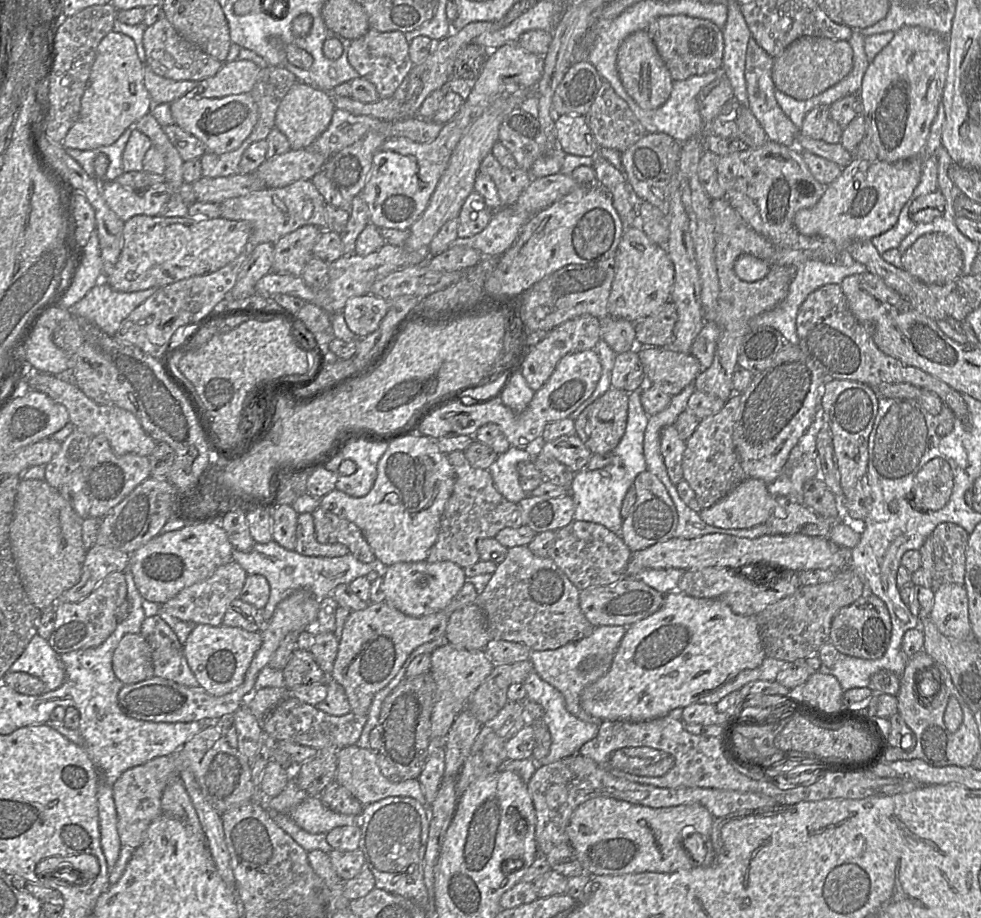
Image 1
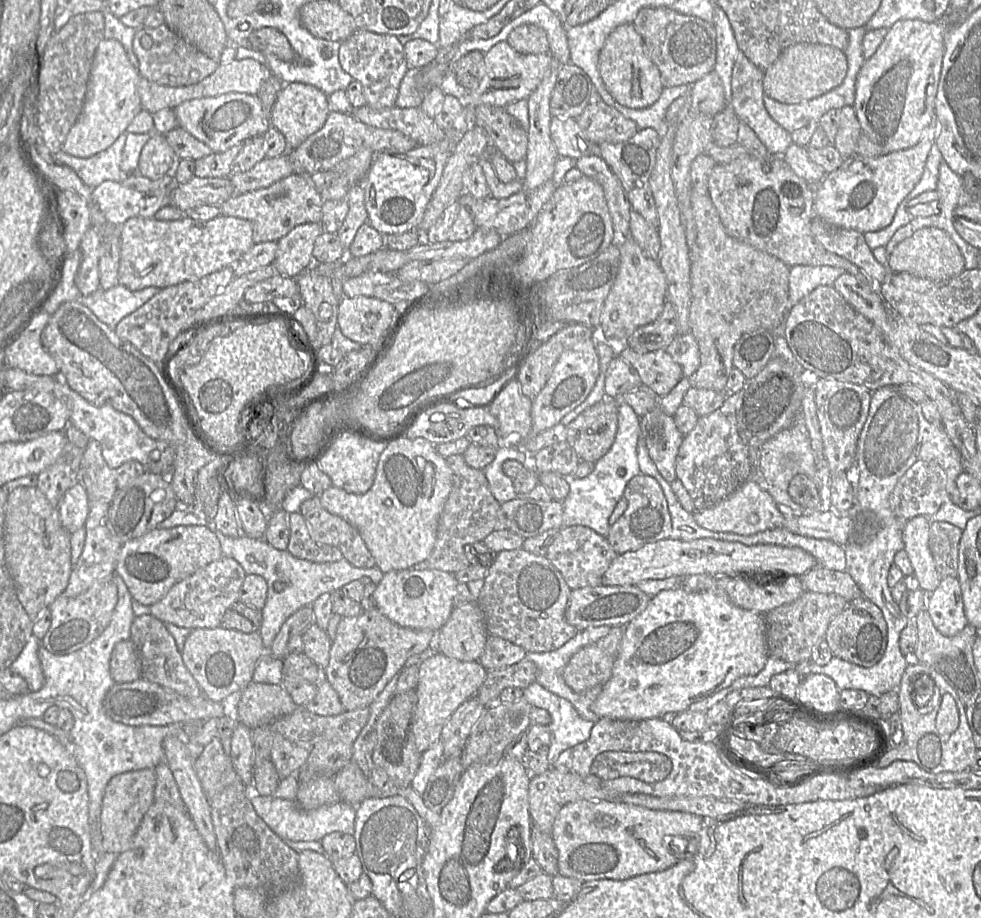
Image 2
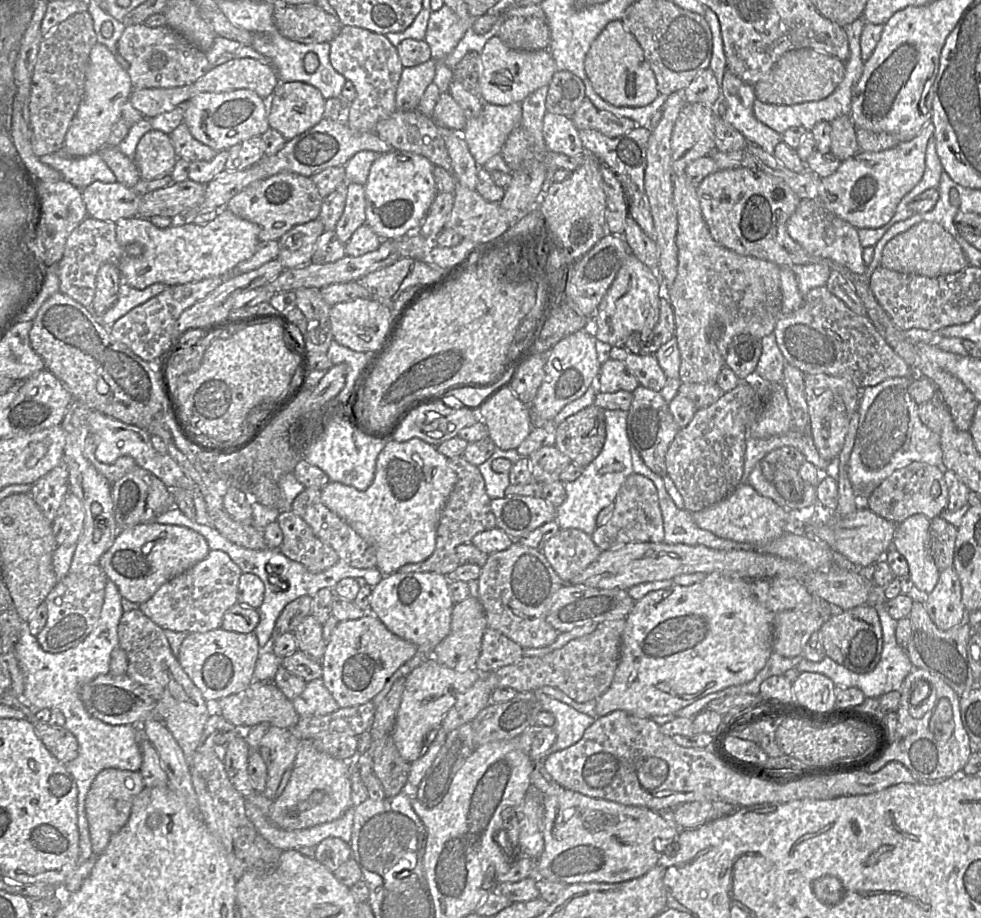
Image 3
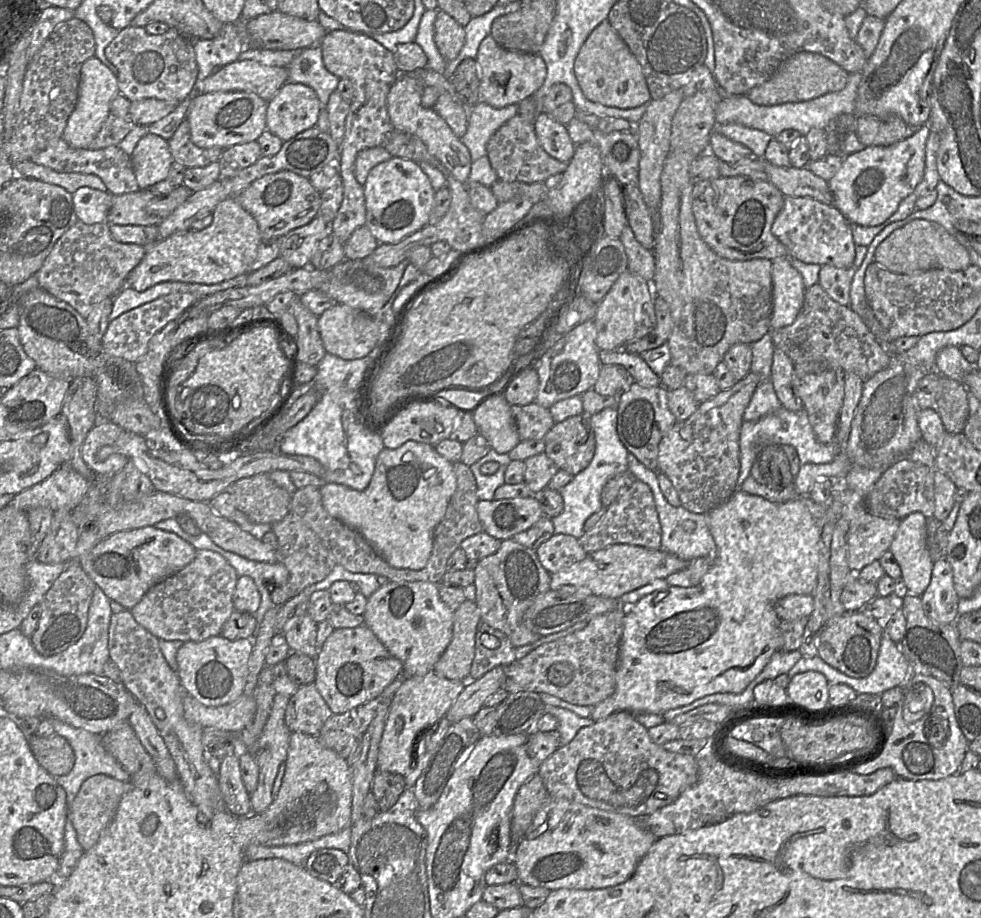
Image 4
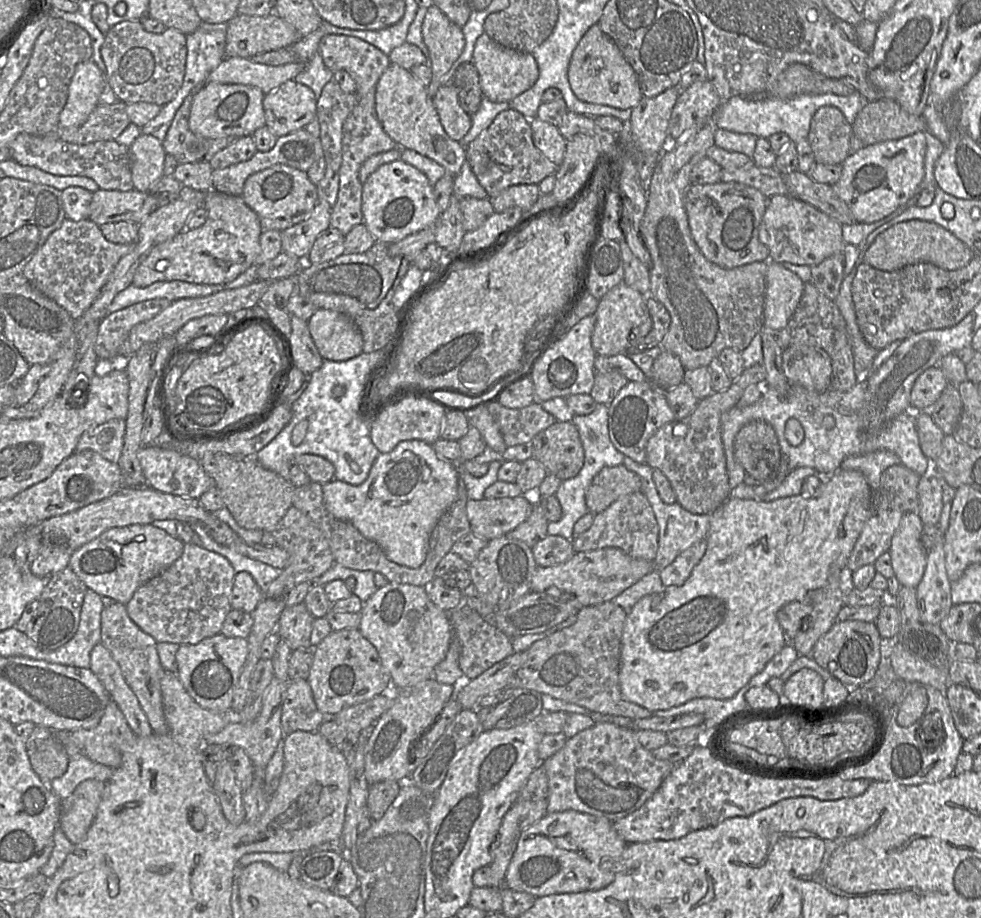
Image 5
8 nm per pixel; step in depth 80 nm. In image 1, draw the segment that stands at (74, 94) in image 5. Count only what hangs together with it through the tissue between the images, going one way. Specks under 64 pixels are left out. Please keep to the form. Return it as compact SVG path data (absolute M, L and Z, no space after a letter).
M111 30L99 43L82 101L79 116L66 134L62 145L65 149L92 150L113 144L123 132L141 117L150 113L154 104L144 85L144 65L137 55L134 40Z

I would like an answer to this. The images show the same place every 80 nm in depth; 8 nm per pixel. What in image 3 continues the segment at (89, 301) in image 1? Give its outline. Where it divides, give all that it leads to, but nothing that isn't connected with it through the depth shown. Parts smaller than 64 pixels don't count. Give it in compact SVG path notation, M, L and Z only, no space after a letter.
M121 282L116 302L99 317L102 324L105 326L112 326L130 310L157 296L168 287L170 286L163 283L155 283L143 290L139 290Z

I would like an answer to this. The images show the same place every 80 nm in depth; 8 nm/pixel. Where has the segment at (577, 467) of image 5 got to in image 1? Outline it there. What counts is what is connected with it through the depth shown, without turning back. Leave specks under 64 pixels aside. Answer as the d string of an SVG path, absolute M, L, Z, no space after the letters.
M610 387L575 420L574 433L592 454L612 452L620 442L627 425L629 394Z

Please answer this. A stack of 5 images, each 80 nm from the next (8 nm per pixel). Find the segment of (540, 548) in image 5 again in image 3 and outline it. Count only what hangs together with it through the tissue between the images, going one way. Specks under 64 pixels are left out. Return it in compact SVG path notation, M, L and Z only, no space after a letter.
M575 528L560 529L542 549L543 555L565 584L571 583L575 576L596 561L601 552L591 535Z

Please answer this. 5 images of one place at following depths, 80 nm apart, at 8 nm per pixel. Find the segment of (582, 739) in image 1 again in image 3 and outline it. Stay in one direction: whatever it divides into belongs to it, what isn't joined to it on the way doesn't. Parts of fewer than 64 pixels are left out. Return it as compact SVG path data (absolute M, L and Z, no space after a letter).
M540 690L535 692L543 711L550 712L555 717L553 729L557 738L550 753L560 751L577 743L585 730L594 722L594 718L580 713L573 707L556 700Z

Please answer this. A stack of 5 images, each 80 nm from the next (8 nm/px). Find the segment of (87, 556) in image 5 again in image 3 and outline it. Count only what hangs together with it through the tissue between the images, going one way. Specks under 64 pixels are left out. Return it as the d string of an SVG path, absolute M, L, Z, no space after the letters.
M151 521L121 530L113 545L101 556L98 565L108 579L115 583L124 599L142 604L149 600L164 583L205 559L210 550L205 537L190 528Z

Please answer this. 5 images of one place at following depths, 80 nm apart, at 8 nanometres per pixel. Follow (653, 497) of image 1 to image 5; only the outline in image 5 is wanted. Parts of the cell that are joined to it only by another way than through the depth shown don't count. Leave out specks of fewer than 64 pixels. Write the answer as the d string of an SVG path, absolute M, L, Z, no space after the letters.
M642 491L627 494L613 502L594 517L592 526L571 539L577 552L599 550L607 547L619 548L631 557L654 561L659 538L659 526L654 511Z

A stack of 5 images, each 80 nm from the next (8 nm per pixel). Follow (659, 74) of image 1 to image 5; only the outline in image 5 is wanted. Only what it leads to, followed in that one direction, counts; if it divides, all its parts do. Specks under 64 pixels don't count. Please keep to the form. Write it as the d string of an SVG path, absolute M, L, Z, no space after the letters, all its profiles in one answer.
M598 24L589 28L574 49L568 68L568 80L575 96L589 103L624 110L632 109L644 97L636 72Z

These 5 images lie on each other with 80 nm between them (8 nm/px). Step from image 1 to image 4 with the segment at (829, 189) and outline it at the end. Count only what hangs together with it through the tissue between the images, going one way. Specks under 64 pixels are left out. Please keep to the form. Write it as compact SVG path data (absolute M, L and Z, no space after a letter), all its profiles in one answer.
M923 125L917 128L916 132L909 138L895 143L890 146L874 146L874 147L865 147L862 151L853 153L851 155L845 156L842 161L842 166L839 171L828 181L829 188L833 195L832 205L837 208L850 223L862 225L862 226L878 226L884 223L890 216L892 216L895 211L898 209L899 204L910 195L917 185L922 181L925 174L925 153L926 153L926 144L928 137L931 133L931 128L929 125Z

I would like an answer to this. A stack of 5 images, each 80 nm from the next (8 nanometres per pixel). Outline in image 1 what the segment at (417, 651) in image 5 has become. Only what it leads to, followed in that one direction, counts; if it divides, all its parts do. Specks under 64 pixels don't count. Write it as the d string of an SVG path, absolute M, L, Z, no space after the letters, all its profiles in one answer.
M450 561L399 562L388 567L381 590L385 601L400 612L421 617L444 609L468 581L464 569Z

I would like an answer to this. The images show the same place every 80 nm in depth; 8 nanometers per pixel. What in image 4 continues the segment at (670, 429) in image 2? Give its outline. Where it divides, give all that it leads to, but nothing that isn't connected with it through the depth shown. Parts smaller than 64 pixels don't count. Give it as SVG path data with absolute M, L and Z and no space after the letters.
M635 382L620 396L616 409L617 434L625 448L647 468L658 471L659 443L677 422L668 407L667 389L663 386L643 387Z

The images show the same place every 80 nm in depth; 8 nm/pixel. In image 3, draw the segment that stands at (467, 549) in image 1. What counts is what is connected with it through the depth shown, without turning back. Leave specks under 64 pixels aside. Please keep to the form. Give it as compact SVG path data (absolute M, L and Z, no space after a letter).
M463 456L448 460L449 467L457 474L457 483L448 497L438 523L435 550L423 562L400 567L397 571L399 573L433 572L446 576L460 566L456 555L459 545L471 543L476 534L496 528L495 516L490 507L491 498L486 492L485 481L478 467L469 463Z

